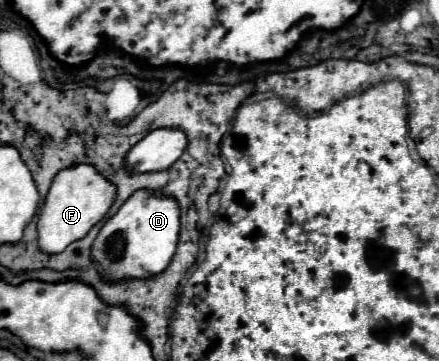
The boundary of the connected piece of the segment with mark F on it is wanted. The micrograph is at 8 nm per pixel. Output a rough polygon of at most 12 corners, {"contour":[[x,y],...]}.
{"contour":[[74,163],[52,181],[38,245],[60,253],[104,219],[116,185]]}

